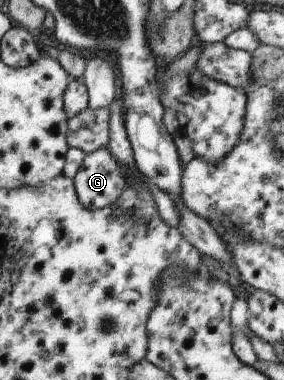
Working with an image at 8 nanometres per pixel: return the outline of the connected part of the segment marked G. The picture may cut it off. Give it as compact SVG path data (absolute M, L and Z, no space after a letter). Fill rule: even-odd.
M106 147L86 154L73 181L81 205L92 210L115 203L130 184L126 172Z

